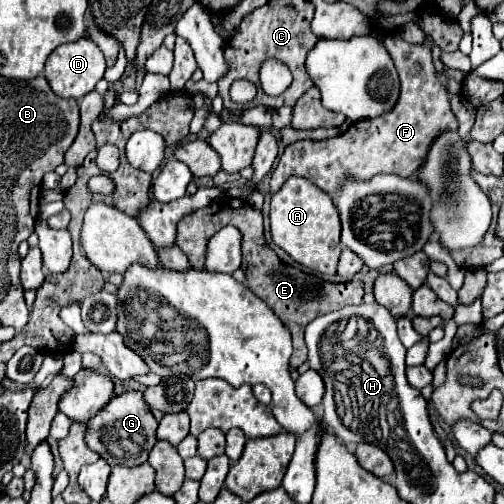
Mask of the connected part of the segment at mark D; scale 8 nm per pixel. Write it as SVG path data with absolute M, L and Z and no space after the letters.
M82 36L76 42L60 44L56 50L52 50L52 54L46 60L44 76L56 94L60 94L62 98L76 98L78 100L84 94L94 90L96 82L104 76L104 70L106 70L104 54L100 54L100 48L90 38Z

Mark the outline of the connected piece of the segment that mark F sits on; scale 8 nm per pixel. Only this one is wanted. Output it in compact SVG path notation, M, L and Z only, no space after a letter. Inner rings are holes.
M388 34L384 46L390 52L400 76L400 96L394 108L382 116L354 122L346 132L330 140L300 140L286 146L272 172L270 192L278 192L290 176L308 178L328 194L340 194L348 178L356 182L368 182L376 174L410 178L424 162L432 138L436 138L436 134L444 128L458 128L456 116L450 110L448 92L436 78L430 52L432 44L434 40L430 34L426 34L422 44L408 44L398 34Z

